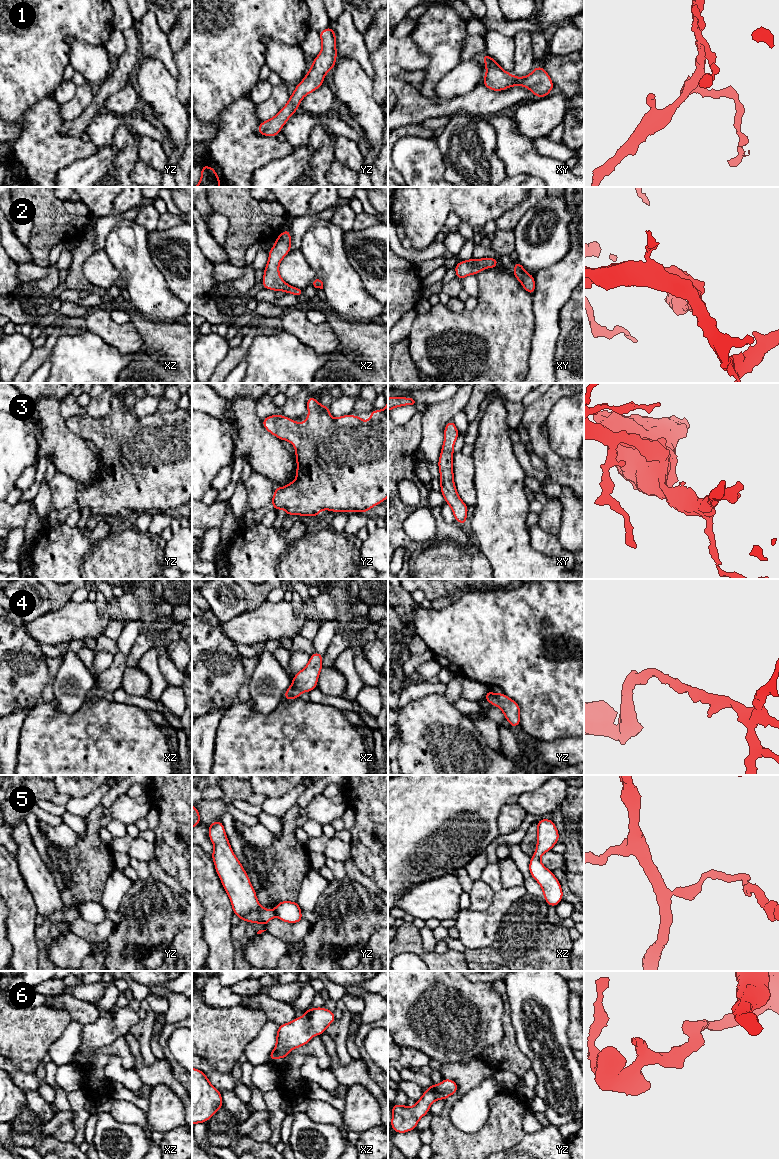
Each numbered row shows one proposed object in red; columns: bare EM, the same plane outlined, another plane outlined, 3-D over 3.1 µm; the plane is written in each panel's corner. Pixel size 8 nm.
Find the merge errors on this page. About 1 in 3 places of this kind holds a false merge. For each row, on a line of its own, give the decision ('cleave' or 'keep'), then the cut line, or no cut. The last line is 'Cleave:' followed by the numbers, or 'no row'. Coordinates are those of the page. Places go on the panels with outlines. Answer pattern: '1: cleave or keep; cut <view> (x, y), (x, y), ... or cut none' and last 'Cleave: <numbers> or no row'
1: keep; cut none
2: keep; cut none
3: keep; cut none
4: keep; cut none
5: keep; cut none
6: keep; cut none
Cleave: no row

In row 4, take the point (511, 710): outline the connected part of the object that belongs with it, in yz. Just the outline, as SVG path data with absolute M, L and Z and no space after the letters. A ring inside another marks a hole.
M488 690L484 698L493 706L498 706L510 723L510 727L520 726L520 706L504 693L495 694Z

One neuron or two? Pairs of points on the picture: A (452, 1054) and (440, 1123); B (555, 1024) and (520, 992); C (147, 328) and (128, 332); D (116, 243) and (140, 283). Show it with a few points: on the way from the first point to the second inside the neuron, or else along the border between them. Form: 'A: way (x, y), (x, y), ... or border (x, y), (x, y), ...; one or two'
A: border (461, 1061), (446, 1061), (441, 1064); two
B: way (550, 1013), (548, 1006), (534, 992), (531, 992); one
C: border (131, 321), (143, 333), (143, 344); two
D: way (126, 253), (133, 260), (140, 273); one

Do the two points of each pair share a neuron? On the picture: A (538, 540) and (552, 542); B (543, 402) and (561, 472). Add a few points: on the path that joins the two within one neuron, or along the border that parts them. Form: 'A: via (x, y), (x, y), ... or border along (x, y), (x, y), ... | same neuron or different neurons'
A: via (541, 541), (549, 542) | same neuron
B: via (536, 419), (537, 440), (541, 448), (548, 455) | same neuron

